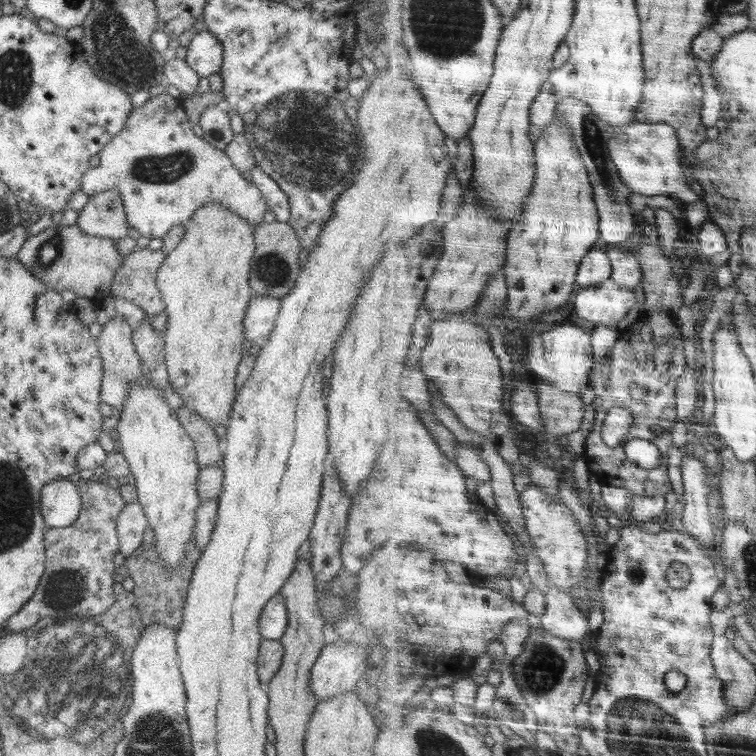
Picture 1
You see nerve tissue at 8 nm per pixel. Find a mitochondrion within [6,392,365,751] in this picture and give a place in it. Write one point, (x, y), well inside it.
(60, 588)

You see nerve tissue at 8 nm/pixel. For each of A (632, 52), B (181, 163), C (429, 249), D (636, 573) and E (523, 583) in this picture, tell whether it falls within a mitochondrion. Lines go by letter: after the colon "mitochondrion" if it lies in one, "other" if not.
A: other
B: mitochondrion
C: mitochondrion
D: mitochondrion
E: other

